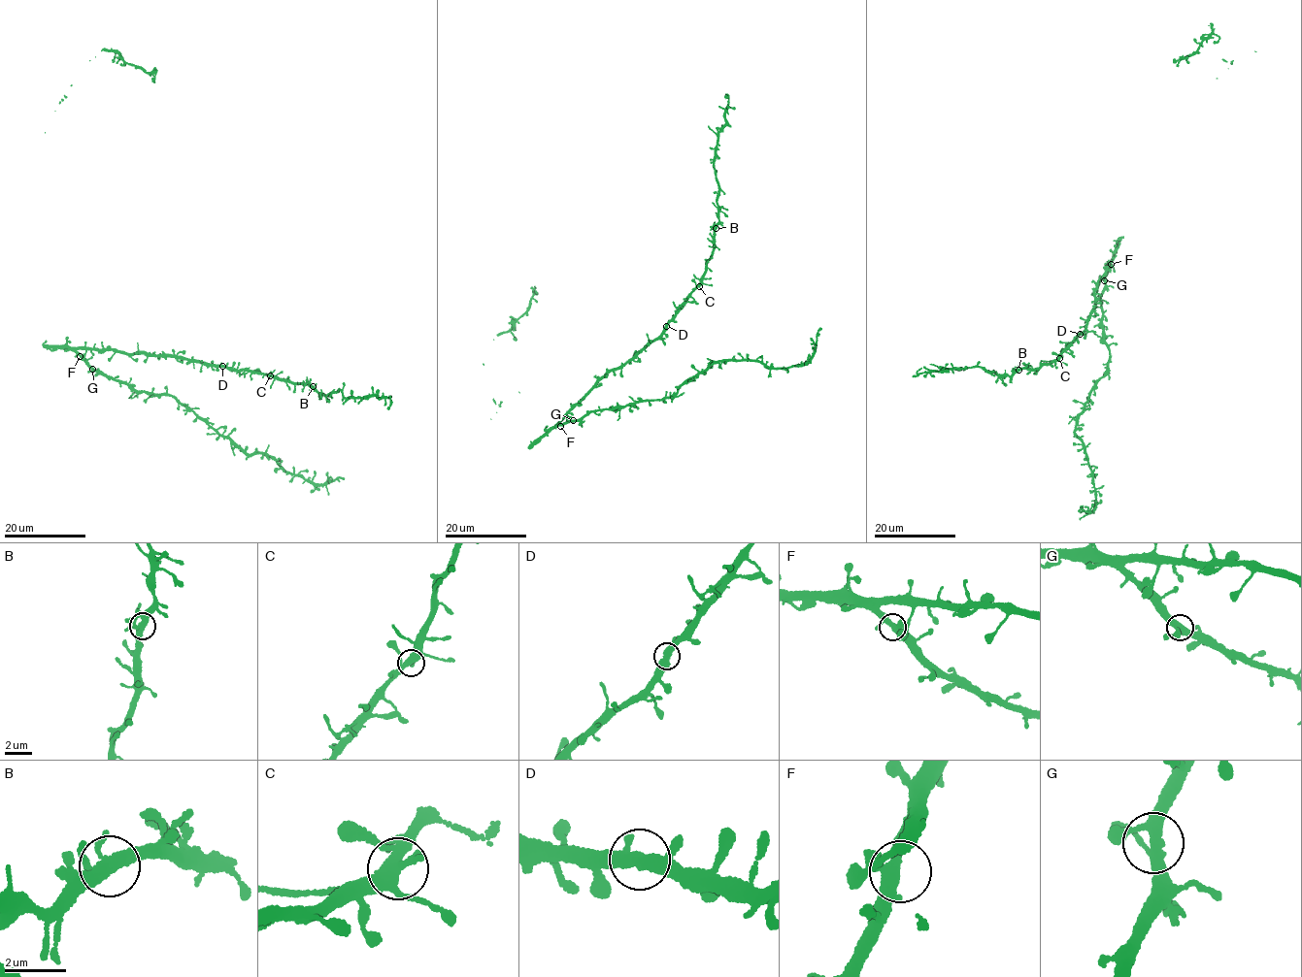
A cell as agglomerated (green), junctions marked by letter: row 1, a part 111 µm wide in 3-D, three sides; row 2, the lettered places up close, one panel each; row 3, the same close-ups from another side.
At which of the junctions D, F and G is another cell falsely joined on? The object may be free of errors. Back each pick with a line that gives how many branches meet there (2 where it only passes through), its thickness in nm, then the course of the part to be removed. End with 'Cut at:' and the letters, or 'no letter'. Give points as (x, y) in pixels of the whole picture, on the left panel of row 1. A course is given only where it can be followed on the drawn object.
Cut at: no letter

